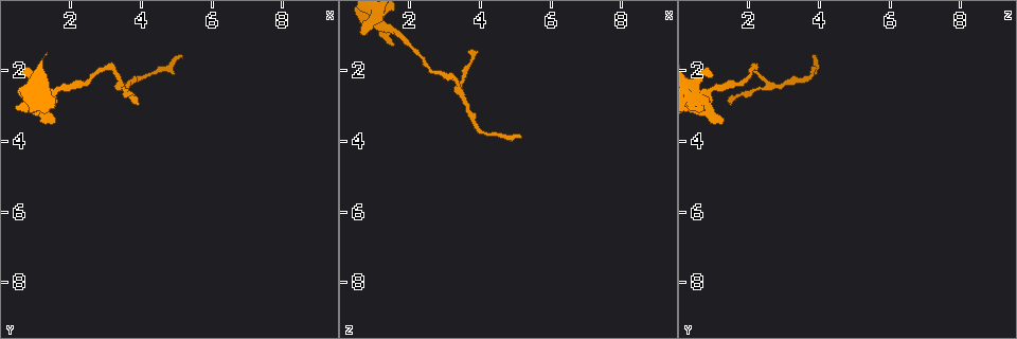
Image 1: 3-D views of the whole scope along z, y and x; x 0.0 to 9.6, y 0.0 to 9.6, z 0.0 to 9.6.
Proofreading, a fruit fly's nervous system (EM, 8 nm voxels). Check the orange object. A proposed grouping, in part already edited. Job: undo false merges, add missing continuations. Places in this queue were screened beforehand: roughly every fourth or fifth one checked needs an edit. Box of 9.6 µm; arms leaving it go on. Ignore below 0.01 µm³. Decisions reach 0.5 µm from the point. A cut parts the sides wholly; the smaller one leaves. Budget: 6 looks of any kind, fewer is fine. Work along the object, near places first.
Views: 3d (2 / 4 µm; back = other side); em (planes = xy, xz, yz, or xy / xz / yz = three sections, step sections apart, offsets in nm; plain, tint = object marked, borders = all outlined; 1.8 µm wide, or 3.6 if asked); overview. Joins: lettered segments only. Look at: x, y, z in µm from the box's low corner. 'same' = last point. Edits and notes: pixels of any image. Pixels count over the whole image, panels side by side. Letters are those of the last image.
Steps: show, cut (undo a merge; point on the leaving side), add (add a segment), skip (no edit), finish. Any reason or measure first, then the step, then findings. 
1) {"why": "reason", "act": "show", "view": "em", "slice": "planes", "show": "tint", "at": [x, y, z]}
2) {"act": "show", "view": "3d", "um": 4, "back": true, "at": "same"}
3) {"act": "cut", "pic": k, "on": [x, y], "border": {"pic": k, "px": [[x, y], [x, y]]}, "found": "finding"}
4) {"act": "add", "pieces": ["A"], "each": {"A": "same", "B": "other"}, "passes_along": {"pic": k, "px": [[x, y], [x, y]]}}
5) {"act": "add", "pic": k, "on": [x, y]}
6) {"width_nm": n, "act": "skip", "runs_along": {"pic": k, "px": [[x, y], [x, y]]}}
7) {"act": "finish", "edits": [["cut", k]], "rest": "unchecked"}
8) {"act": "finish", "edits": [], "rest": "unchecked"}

{"why": "end of a long branch", "act": "show", "view": "3d", "um": 4, "at": [5.15, 1.70, 3.90]}

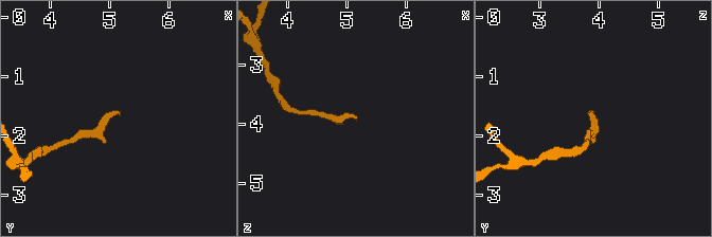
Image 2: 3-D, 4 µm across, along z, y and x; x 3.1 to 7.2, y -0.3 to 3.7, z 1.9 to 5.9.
{"why": "need the tissue", "act": "show", "view": "em", "slice": "planes", "show": "borders", "at": [5.15, 1.65, 3.90]}

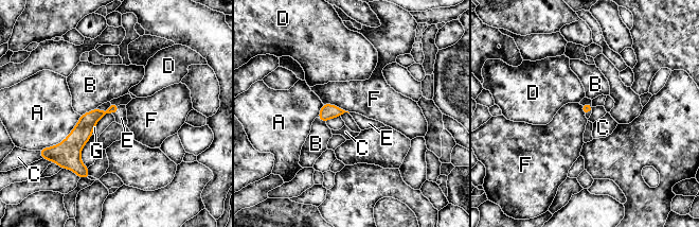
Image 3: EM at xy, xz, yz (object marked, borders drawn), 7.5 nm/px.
{"width_nm": 70, "act": "add", "pieces": ["E"], "each": {"A": "other", "B": "other", "C": "other", "D": "other", "E": "same", "F": "other", "G": "other"}, "found": "it goes on there"}

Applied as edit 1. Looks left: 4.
{"act": "show", "view": "3d", "um": 2, "at": [0.65, 2.20, 0.95]}

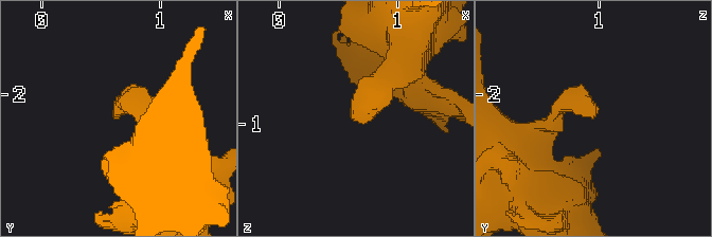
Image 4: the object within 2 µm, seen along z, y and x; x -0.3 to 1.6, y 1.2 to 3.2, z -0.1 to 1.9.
{"act": "show", "view": "em", "slice": "xz", "step": 16, "show": "tint", "at": [0.60, 2.18, 0.92]}

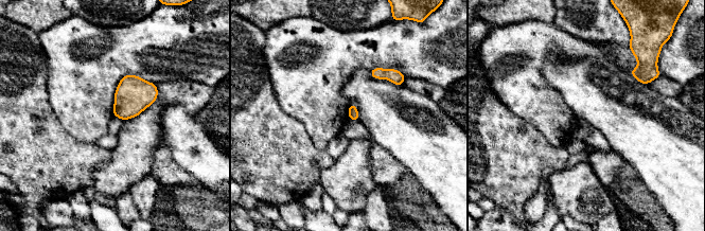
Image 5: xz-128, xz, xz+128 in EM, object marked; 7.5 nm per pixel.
{"act": "show", "view": "em", "slice": "planes", "show": "borders", "at": "same"}

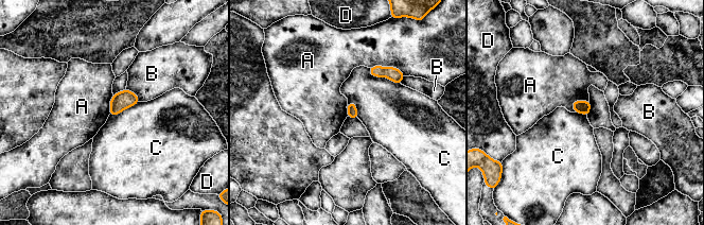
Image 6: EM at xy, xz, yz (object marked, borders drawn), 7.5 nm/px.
{"act": "skip", "each": {"A": "other", "B": "other", "C": "other", "D": "other"}, "border": {"pic": 6, "px": [[370, 67], [393, 66], [405, 75]]}, "found": "none of them fits"}

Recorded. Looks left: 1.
{"act": "finish", "edits": [["add", 3]], "rest": "unchecked"}

